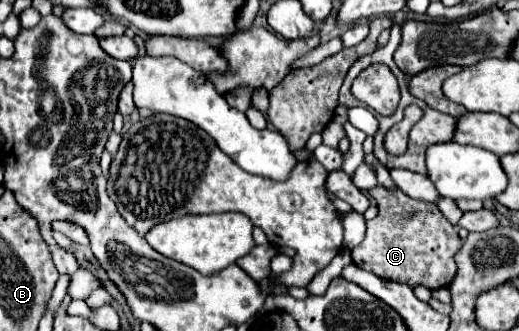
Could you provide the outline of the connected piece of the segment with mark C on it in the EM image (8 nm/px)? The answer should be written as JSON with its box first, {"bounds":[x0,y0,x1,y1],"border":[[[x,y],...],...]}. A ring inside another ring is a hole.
{"bounds":[351,185,463,287],"border":[[[375,185],[369,189],[369,195],[377,201],[379,213],[375,219],[367,221],[365,239],[351,251],[353,263],[377,277],[405,283],[409,287],[447,287],[457,273],[455,253],[463,245],[455,225],[449,223],[433,203],[411,199],[399,189]]]}

